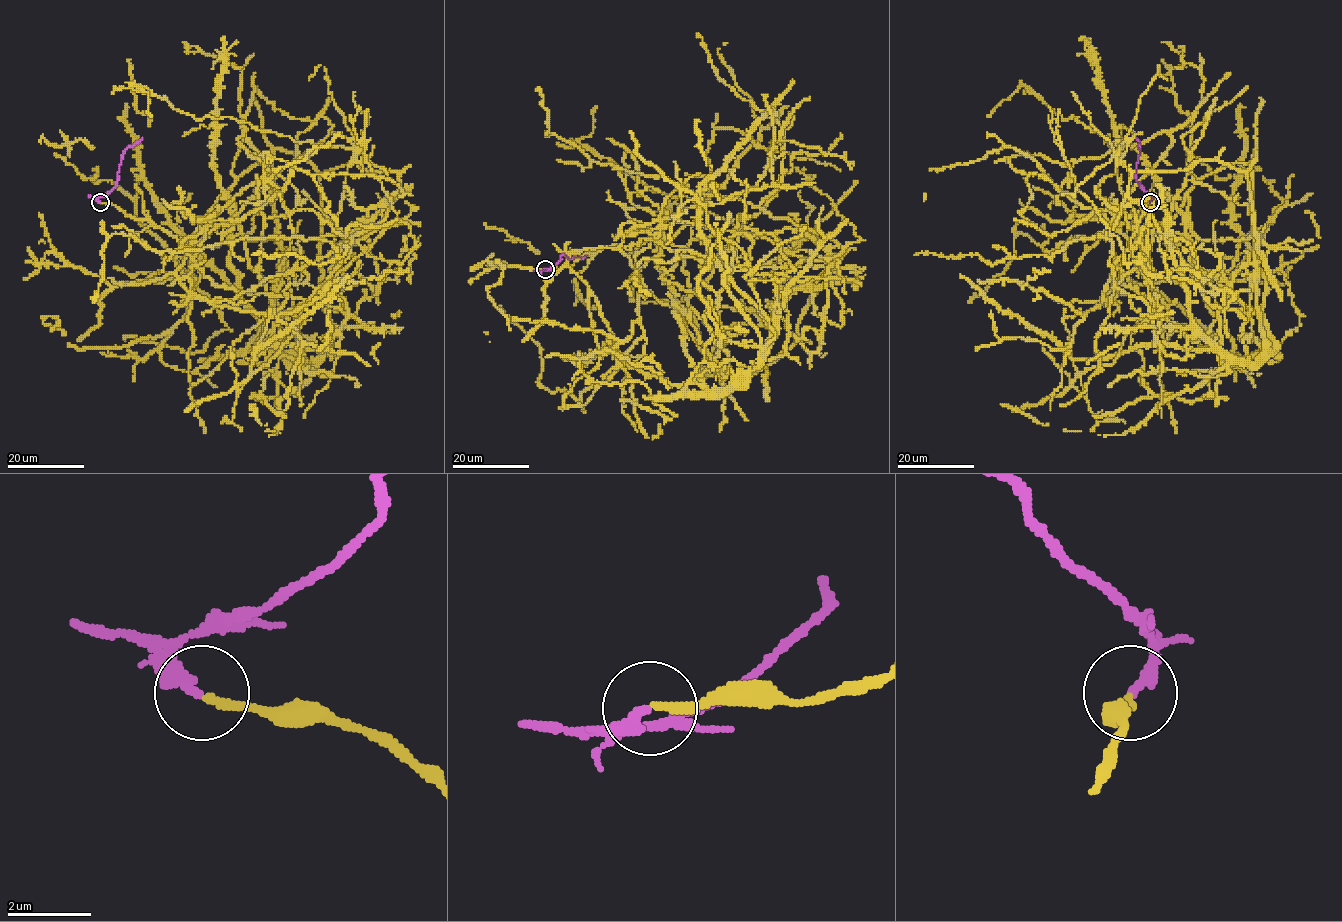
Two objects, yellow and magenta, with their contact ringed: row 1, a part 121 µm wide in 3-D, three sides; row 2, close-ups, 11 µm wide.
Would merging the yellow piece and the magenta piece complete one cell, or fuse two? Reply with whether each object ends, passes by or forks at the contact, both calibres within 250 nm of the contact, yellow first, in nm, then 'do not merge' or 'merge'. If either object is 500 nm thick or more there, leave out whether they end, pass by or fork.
yellow ends there; magenta ends there; 200 nm thick on the yellow side, 320 nm on the other; do not merge

